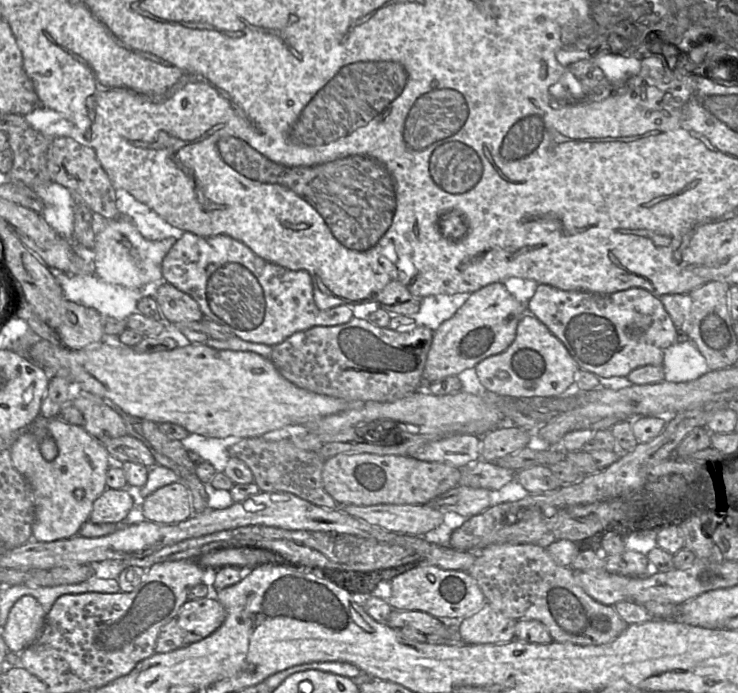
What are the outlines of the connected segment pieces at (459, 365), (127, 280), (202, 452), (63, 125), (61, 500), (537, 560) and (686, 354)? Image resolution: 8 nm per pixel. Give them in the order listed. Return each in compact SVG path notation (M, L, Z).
M503 282L491 283L471 293L456 313L434 330L423 370L423 384L458 375L486 357L506 350L514 341L518 322L526 312L527 304L519 302Z
M92 212L92 229L95 234L94 274L102 280L128 288L139 288L163 280L162 261L177 239L173 237L157 241L145 239L134 222L125 216L108 219Z
M189 434L180 440L188 452L198 454L202 459L209 462L216 472L224 473L230 459L229 448L241 438L214 438L199 434Z
M41 105L24 118L31 128L48 138L71 137L90 147L90 140L82 137L72 122L53 109Z
M59 417L48 418L48 431L55 440L58 454L52 461L43 458L36 436L27 430L18 433L10 448L14 468L29 482L33 490L35 519L32 525L32 539L51 542L67 539L79 534L82 525L89 520L94 501L107 488L106 473L113 464L104 444L88 433L82 426L68 423Z
M493 544L475 552L475 561L468 570L481 588L486 602L516 621L537 620L543 623L555 642L582 646L603 645L616 639L628 626L614 606L602 604L589 596L577 583L571 567L558 565L548 552L532 544Z
M690 339L669 346L662 367L664 380L674 383L692 381L710 371L705 357Z

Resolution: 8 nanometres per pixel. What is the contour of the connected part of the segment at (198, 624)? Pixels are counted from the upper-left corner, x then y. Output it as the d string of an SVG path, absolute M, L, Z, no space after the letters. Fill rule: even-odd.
M213 595L199 600L187 600L176 617L186 645L210 636L225 619L226 611Z

